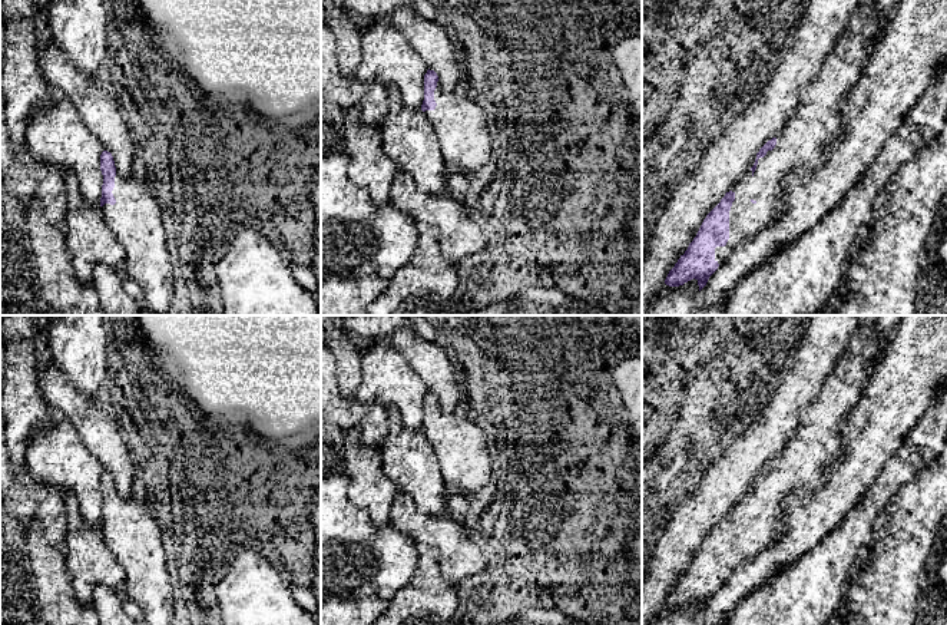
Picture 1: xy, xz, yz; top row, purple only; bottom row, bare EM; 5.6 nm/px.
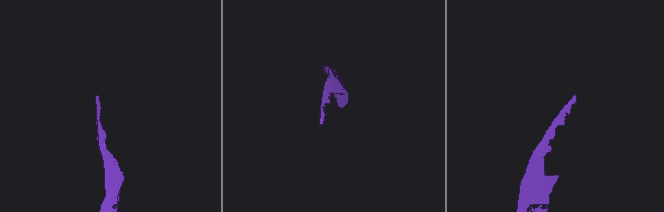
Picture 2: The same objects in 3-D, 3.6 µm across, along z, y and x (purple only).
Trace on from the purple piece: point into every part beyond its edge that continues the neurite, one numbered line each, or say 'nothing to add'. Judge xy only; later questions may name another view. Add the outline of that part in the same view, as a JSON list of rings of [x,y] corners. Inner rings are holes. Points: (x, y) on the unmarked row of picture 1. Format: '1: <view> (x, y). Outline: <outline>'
1: xy (136, 538). Outline: [[[116,492],[112,515],[116,525],[100,529],[125,571],[122,588],[140,605],[146,625],[170,625],[175,609],[159,520],[142,492],[128,497]]]

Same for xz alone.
1: xz (459, 443). Outline: [[[440,403],[434,411],[434,431],[426,431],[438,459],[448,490],[473,493],[489,485],[493,477],[491,457],[480,426],[467,411],[444,413]]]

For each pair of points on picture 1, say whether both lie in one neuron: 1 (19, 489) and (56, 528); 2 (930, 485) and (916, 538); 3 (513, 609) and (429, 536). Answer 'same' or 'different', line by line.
1: same
2: same
3: different

